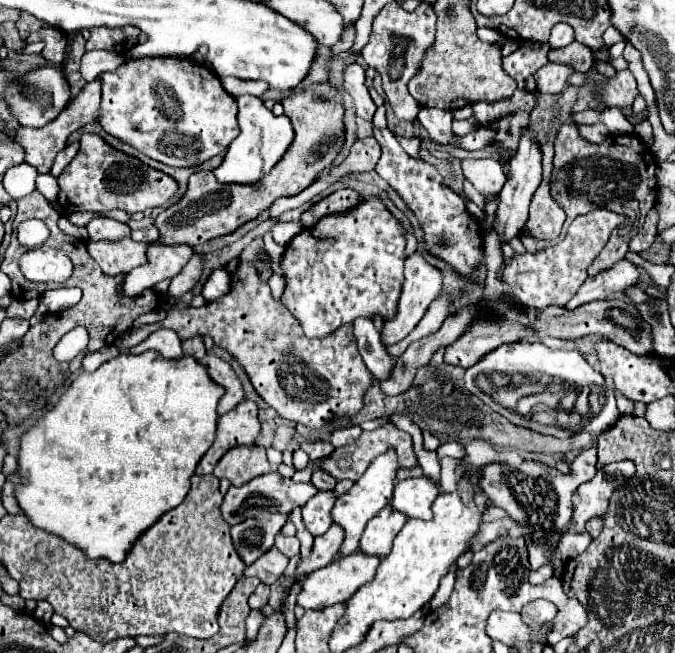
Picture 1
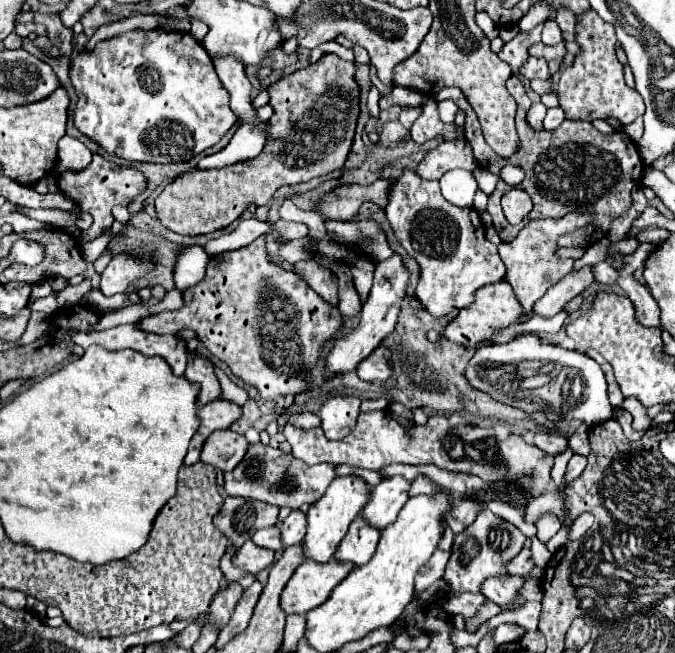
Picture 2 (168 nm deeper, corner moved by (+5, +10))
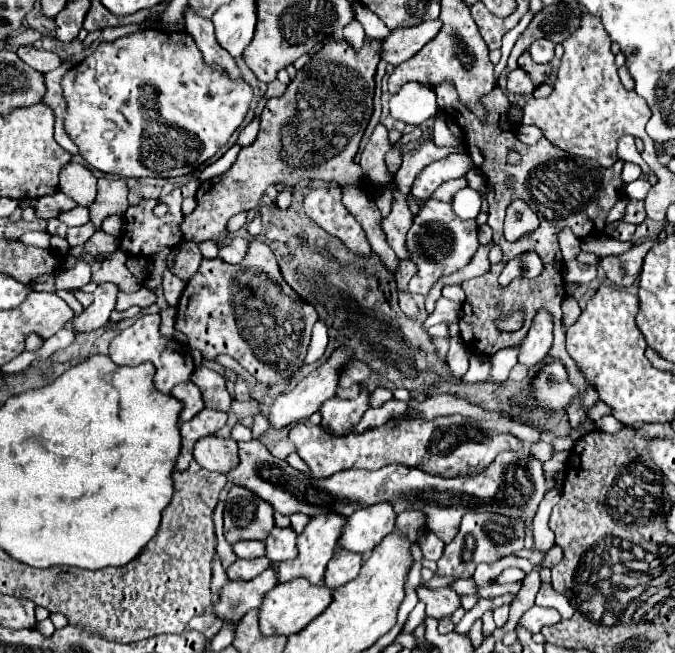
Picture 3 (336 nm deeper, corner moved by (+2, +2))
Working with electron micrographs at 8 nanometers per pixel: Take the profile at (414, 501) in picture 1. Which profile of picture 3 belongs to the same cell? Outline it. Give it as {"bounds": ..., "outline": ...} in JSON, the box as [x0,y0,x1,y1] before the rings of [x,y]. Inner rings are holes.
{"bounds":[338,504,396,554],"outline":[[[390,504],[360,508],[358,512],[354,512],[354,516],[346,518],[338,546],[356,554],[372,552],[382,542],[382,538],[394,530],[394,522],[396,514]]]}

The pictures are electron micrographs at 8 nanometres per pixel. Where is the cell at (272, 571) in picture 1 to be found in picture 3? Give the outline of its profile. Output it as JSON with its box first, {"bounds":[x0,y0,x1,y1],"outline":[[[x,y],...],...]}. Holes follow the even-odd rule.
{"bounds":[226,556,270,580],"outline":[[[266,556],[252,560],[236,560],[230,568],[226,568],[226,574],[230,580],[252,580],[258,574],[262,574],[268,566],[270,560],[266,560]]]}

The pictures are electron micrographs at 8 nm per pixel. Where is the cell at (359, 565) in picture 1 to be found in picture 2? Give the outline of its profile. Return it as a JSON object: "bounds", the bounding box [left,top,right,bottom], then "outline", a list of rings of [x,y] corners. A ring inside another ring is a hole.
{"bounds":[281,560,355,614],"outline":[[[305,560],[281,596],[281,608],[287,614],[305,614],[317,606],[321,606],[333,588],[353,570],[355,564],[329,560],[327,564],[319,564],[315,560]]]}

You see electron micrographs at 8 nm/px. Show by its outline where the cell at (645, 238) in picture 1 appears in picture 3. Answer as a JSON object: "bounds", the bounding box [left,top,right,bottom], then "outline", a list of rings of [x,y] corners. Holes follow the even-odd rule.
{"bounds":[624,200,646,224],"outline":[[[630,200],[628,206],[626,206],[626,216],[624,216],[624,222],[630,222],[630,224],[642,224],[646,218],[646,210],[644,210],[644,202],[642,200]]]}

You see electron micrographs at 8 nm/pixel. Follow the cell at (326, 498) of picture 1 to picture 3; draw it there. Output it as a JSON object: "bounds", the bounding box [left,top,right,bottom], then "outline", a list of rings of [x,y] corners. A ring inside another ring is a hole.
{"bounds":[264,528,296,562],"outline":[[[274,528],[264,540],[266,558],[270,562],[282,562],[296,556],[296,532],[292,528]]]}

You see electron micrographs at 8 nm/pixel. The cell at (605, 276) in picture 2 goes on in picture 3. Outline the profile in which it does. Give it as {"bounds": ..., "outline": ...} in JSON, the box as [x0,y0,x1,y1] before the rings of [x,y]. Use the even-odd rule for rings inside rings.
{"bounds":[562,260,596,284],"outline":[[[578,260],[564,262],[562,276],[566,282],[578,282],[578,284],[590,284],[596,280],[596,266],[590,264],[580,264]]]}

